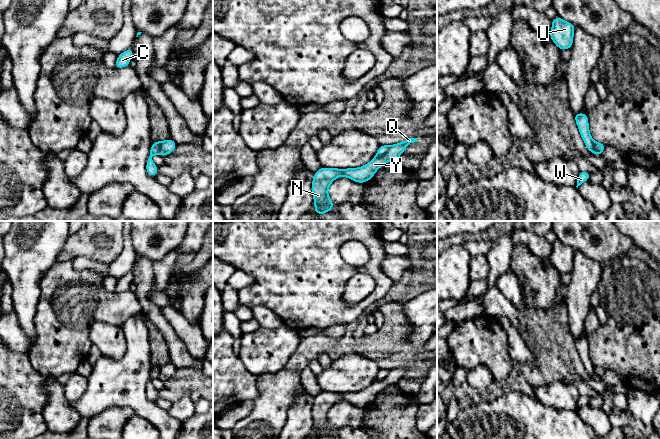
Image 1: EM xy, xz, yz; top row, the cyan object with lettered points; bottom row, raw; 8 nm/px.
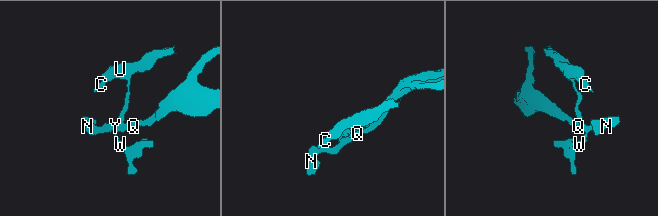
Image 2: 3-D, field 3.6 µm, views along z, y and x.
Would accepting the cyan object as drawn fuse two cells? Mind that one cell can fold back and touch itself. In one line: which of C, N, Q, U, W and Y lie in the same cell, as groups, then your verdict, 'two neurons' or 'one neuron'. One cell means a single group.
C U W / N Q Y; two neurons

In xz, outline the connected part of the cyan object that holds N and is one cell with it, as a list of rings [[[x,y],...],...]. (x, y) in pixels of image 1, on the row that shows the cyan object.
[[[408,138],[401,143],[389,146],[388,151],[382,156],[376,156],[369,163],[359,168],[325,168],[321,167],[314,173],[312,181],[312,194],[315,203],[314,212],[323,215],[334,209],[335,205],[328,197],[330,184],[338,177],[344,176],[358,183],[365,183],[373,178],[375,172],[389,161],[397,161],[404,153],[405,148],[417,141],[418,138]]]

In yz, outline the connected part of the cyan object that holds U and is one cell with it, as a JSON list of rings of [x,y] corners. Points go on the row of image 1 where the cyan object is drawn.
[[[557,16],[552,19],[552,29],[549,36],[560,50],[571,49],[575,28],[575,25]]]

